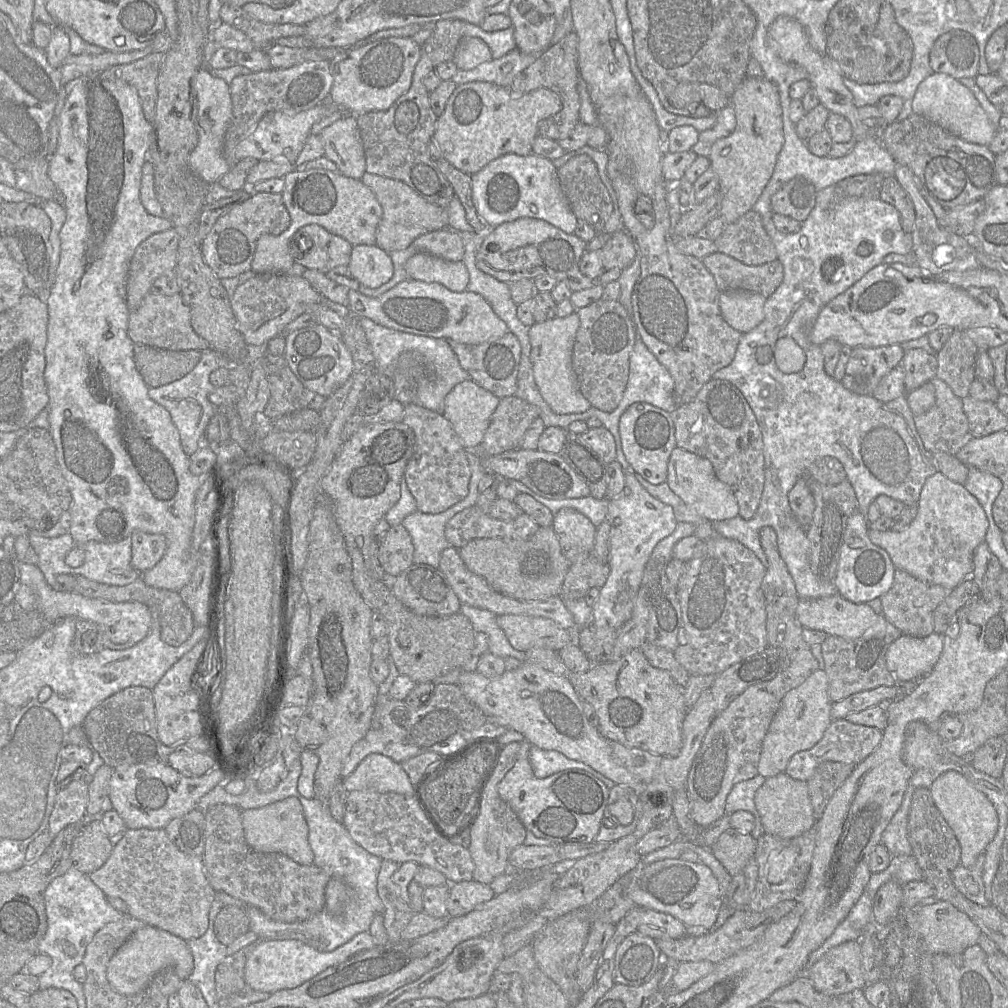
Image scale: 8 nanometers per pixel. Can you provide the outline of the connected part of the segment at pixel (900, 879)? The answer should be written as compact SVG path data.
M913 854L891 858L889 866L877 873L871 873L866 886L866 892L871 899L878 889L890 880L895 880L901 886L914 880L924 880L924 875Z

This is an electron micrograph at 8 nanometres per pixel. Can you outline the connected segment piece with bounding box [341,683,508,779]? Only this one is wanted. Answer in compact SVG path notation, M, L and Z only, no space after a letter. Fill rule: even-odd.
M435 684L430 699L419 708L411 708L404 701L391 697L389 693L378 694L371 726L366 735L352 747L342 768L341 778L351 775L360 762L370 754L382 754L400 764L426 752L435 752L439 755L438 759L446 759L479 739L500 737L507 729L500 721L487 716L472 704L457 684Z

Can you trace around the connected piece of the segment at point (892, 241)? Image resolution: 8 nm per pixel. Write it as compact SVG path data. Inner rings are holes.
M789 110L788 111L782 111L782 118L783 118L783 133L784 133L784 145L778 154L778 158L776 161L776 165L774 167L773 174L765 187L764 191L762 192L761 196L757 200L757 202L754 204L752 210L756 211L762 219L763 226L771 238L775 249L777 251L778 260L782 263L783 269L784 269L784 277L783 281L780 284L780 286L776 289L776 291L766 299L766 303L764 304L764 319L763 321L755 327L753 330L751 330L748 333L742 334L736 353L733 361L726 367L716 371L713 374L712 379L716 380L725 380L730 383L732 383L734 386L736 386L739 391L743 394L744 398L746 399L747 403L749 404L751 410L753 411L757 423L760 427L762 438L763 438L763 453L764 453L764 459L767 460L768 468L770 474L770 481L773 482L773 484L777 485L776 491L778 490L779 495L782 494L782 492L788 494L790 490L795 485L796 481L801 478L805 477L807 475L807 468L809 465L817 460L818 458L823 457L834 457L843 465L843 468L847 475L847 480L852 485L857 501L858 501L858 510L861 512L863 516L866 516L867 511L869 509L869 506L871 503L875 501L875 499L879 495L887 495L891 498L894 498L896 500L899 500L903 502L906 506L913 506L918 503L918 500L920 498L920 493L922 491L922 488L925 484L925 481L928 477L935 474L937 471L937 464L933 457L933 453L926 450L924 447L924 444L922 442L922 439L916 429L915 423L914 423L914 414L912 413L911 409L909 408L909 405L907 403L907 398L905 396L900 396L890 402L881 402L876 400L872 395L858 395L855 394L849 390L847 390L841 383L841 381L837 381L833 378L833 376L829 376L826 374L824 370L824 356L821 351L821 348L819 345L816 345L811 342L810 340L810 331L812 329L812 326L814 322L816 321L821 309L829 303L831 300L836 298L838 295L844 293L846 290L848 290L851 286L853 286L857 281L859 281L867 272L872 270L874 267L880 265L883 263L884 258L891 253L896 254L909 254L913 252L913 244L911 239L911 234L907 234L903 231L902 225L901 225L901 216L900 213L897 211L897 209L887 203L882 201L880 198L878 199L866 199L866 198L858 198L858 197L848 197L844 198L843 200L836 200L836 193L834 190L834 185L837 184L839 181L860 175L860 174L882 174L884 177L887 176L894 176L896 162L892 158L892 156L888 153L888 151L885 149L885 147L882 145L880 139L879 139L879 133L878 131L872 131L865 139L858 141L853 148L853 150L848 153L844 157L840 158L830 158L830 157L818 157L814 154L812 154L806 144L806 141L803 141L796 133L795 130L795 124L791 121L789 117ZM795 177L804 177L805 179L809 180L817 190L816 195L816 203L813 208L813 210L810 212L808 218L801 223L801 228L796 233L791 234L784 234L777 230L773 223L773 211L771 208L771 199L775 193L777 193L786 183L788 183L790 180L794 179ZM861 244L869 244L871 246L871 252L868 256L860 256L857 252L858 247ZM830 265L834 265L835 267L839 268L841 271L837 271L834 278L836 280L830 281L830 277L828 276L828 268L830 268ZM784 337L790 337L792 338L805 352L806 355L806 362L803 367L803 369L800 372L793 373L793 374L785 374L781 372L775 362L774 358L774 351L776 343L779 339Z

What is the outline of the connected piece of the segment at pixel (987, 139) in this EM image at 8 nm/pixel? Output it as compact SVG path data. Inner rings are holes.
M933 73L923 80L915 93L912 110L939 125L964 141L989 146L997 131L993 128L986 112L972 92L958 79L944 73Z

